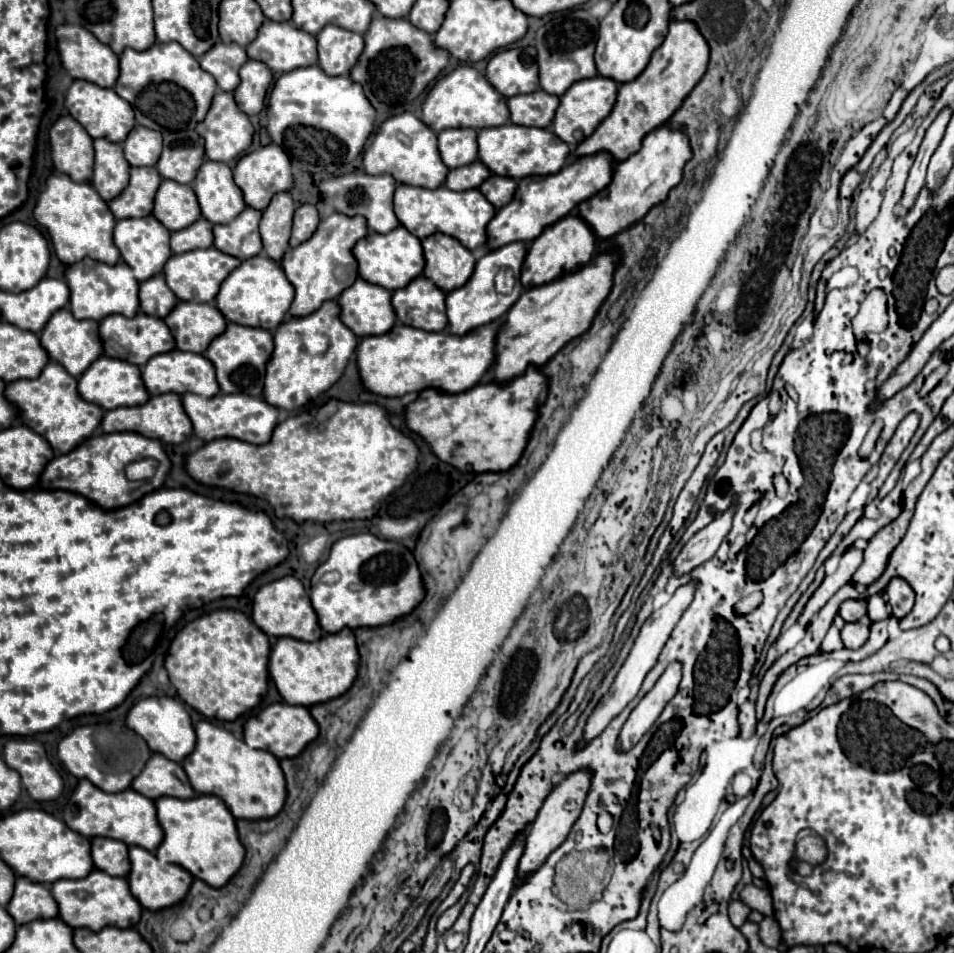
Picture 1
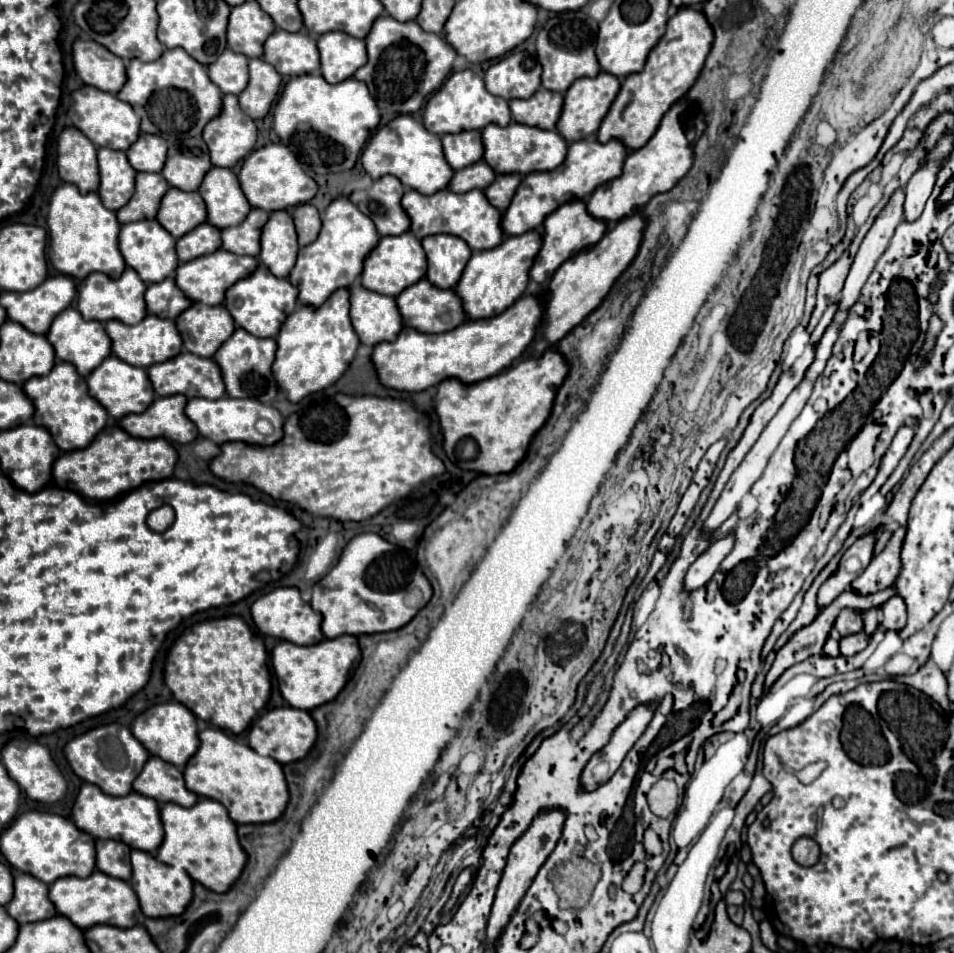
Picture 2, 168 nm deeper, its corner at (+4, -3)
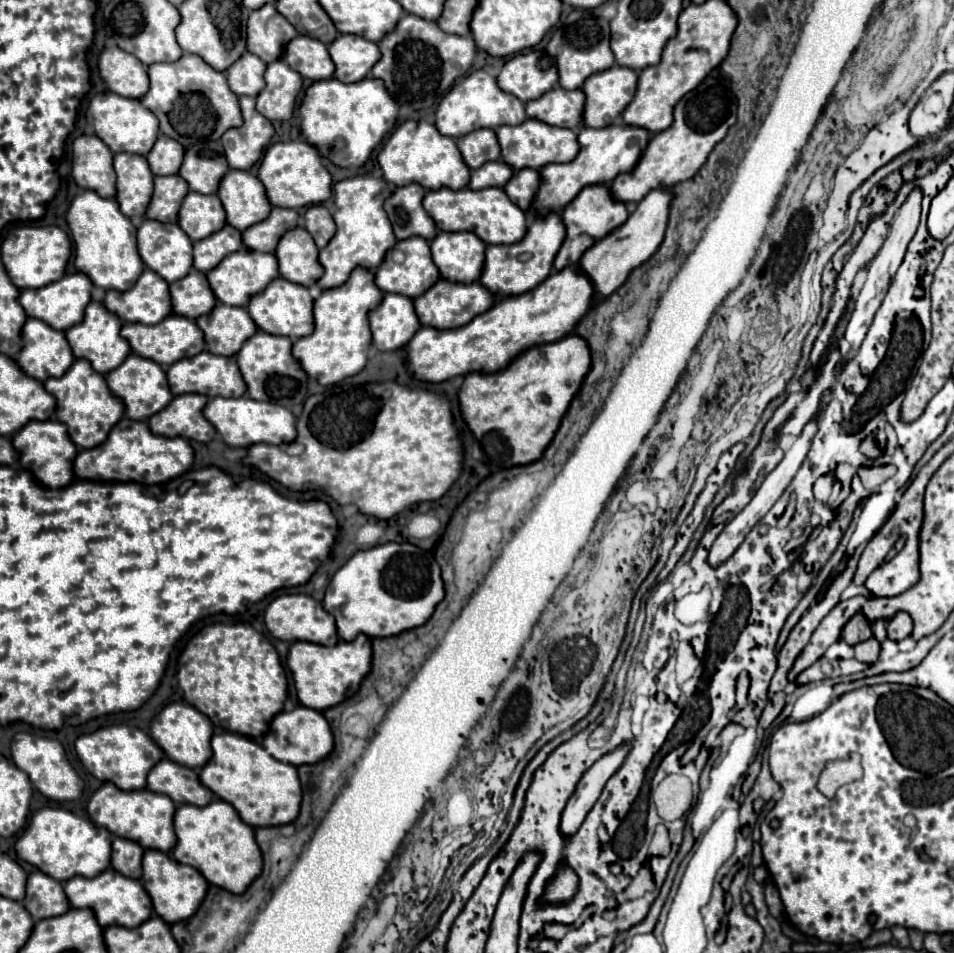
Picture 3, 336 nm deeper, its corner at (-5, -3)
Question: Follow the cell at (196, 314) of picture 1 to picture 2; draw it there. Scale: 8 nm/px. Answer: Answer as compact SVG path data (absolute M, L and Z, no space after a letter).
M193 302L193 306L177 318L177 326L183 334L185 348L189 352L193 352L197 356L205 356L205 358L211 358L219 350L219 346L235 332L235 320L231 318L231 314L225 306L205 306L199 302Z

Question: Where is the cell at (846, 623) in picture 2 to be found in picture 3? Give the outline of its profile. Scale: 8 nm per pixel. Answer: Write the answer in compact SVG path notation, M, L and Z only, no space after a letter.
M854 614L842 630L842 640L850 646L872 638L872 624L864 614Z

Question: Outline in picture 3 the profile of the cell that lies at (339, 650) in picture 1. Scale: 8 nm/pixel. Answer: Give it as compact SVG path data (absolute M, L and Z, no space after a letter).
M360 634L352 642L338 642L336 646L320 646L312 642L294 642L288 652L288 668L294 678L294 686L298 692L298 700L314 710L326 710L342 700L350 698L358 686L360 680L370 672L370 660L372 660L372 646L370 638Z

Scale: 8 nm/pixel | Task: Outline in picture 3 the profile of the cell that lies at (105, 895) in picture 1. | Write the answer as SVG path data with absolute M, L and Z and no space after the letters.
M112 868L104 870L96 878L82 878L82 876L70 878L64 884L64 892L66 892L72 908L92 910L102 928L112 926L112 924L136 928L152 916L152 900L148 898L148 892L142 888L142 884L138 880L116 874L116 870L112 870Z

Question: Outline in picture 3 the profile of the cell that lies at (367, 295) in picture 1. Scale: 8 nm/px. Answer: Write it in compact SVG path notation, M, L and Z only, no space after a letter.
M384 294L382 302L368 312L372 340L378 350L400 350L420 328L412 300L402 294Z

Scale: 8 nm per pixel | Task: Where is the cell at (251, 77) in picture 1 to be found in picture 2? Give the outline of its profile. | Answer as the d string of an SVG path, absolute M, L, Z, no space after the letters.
M261 58L249 60L249 86L239 94L241 108L253 120L265 118L279 94L281 74Z

